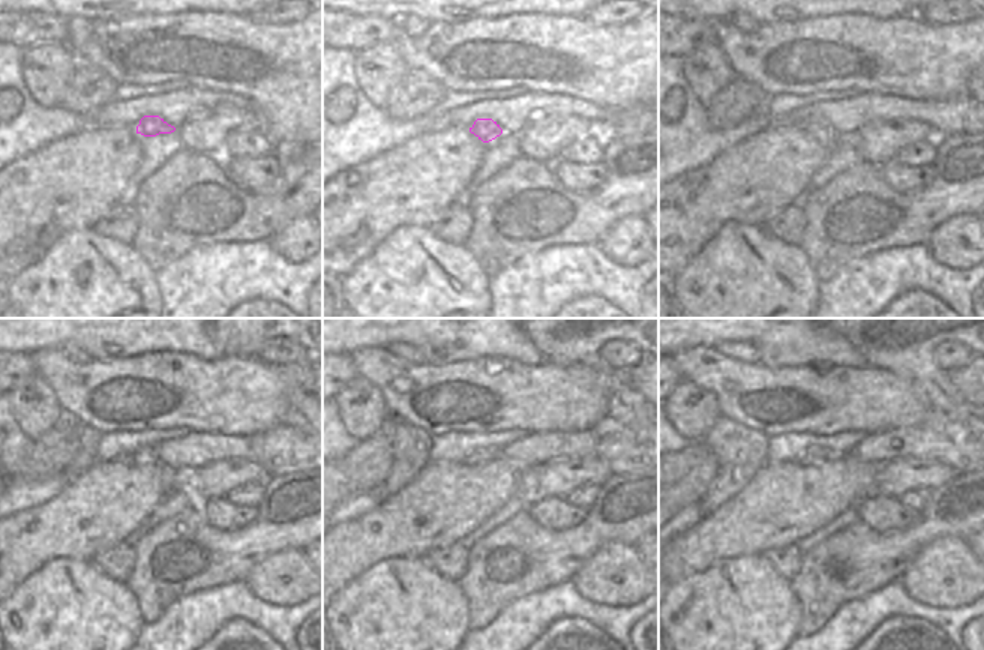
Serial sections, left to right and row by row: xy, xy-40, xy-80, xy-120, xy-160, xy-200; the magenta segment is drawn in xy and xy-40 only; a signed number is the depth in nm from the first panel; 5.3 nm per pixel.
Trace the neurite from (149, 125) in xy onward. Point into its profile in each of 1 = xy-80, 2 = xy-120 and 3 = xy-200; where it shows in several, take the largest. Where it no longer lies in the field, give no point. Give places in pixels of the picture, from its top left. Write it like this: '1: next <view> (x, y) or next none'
1: next xy-80 (821, 129)
2: next xy-120 (147, 457)
3: next xy-200 (813, 455)

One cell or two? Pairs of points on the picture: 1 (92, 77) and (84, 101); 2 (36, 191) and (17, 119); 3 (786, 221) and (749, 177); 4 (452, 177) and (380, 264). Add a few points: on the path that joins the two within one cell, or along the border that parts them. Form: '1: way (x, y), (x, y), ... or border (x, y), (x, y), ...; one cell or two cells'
1: way (89, 83), (84, 95); one cell
2: border (60, 140), (54, 140), (15, 161); two cells
3: border (795, 201), (779, 210), (762, 225); two cells
4: border (426, 225), (399, 225), (380, 243); two cells

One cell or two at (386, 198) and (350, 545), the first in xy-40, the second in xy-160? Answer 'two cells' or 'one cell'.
one cell

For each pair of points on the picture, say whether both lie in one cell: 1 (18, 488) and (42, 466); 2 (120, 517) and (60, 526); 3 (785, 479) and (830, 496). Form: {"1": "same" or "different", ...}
{"1": "different", "2": "same", "3": "same"}

